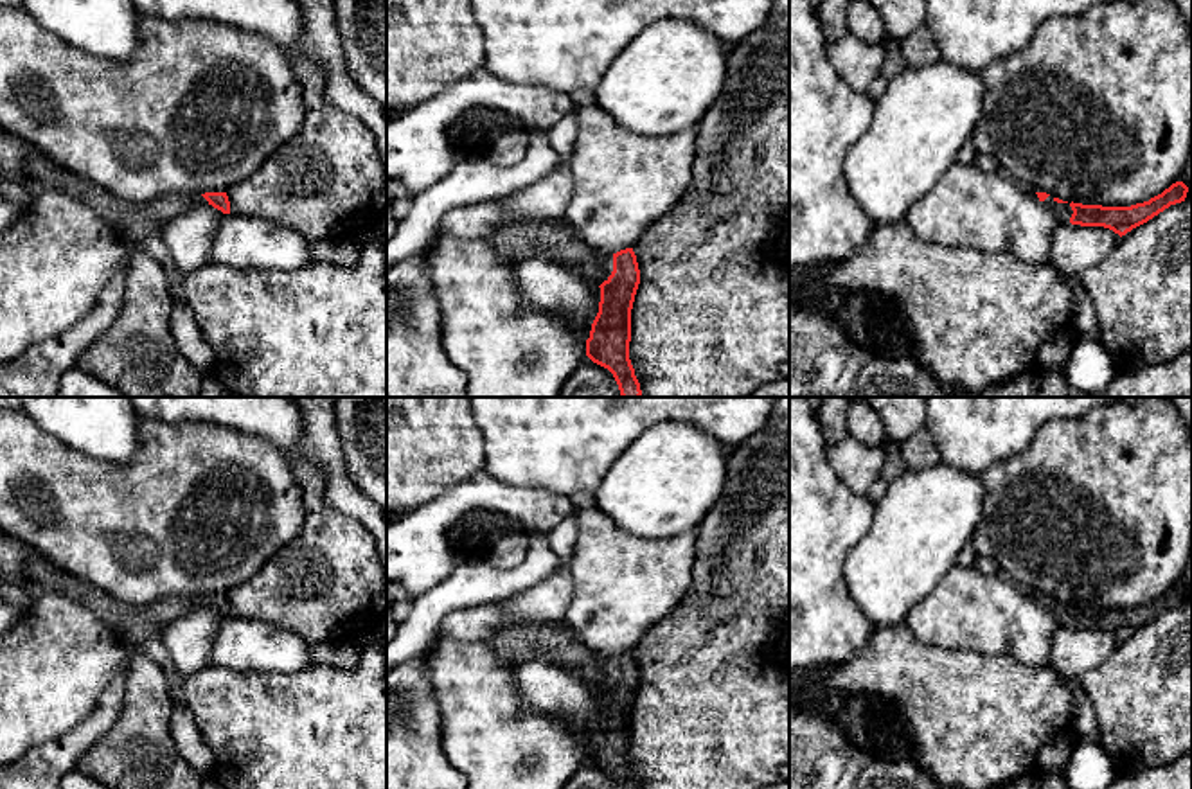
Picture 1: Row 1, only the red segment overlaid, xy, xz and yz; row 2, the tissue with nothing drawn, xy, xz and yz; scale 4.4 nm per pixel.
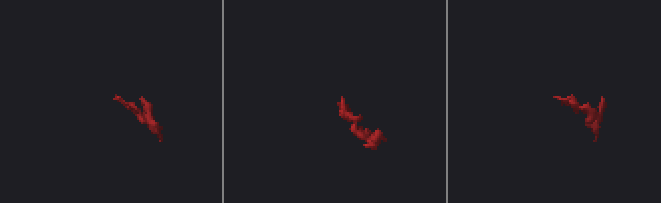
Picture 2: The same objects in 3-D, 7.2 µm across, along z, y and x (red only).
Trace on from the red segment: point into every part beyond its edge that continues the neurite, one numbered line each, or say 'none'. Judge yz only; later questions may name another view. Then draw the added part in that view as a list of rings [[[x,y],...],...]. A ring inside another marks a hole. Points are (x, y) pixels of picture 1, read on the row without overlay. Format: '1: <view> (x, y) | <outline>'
1: yz (1061, 613) | [[[1048,598],[1043,606],[1054,615],[1057,624],[1070,625],[1070,620],[1073,616],[1070,606],[1057,606],[1054,598]]]

